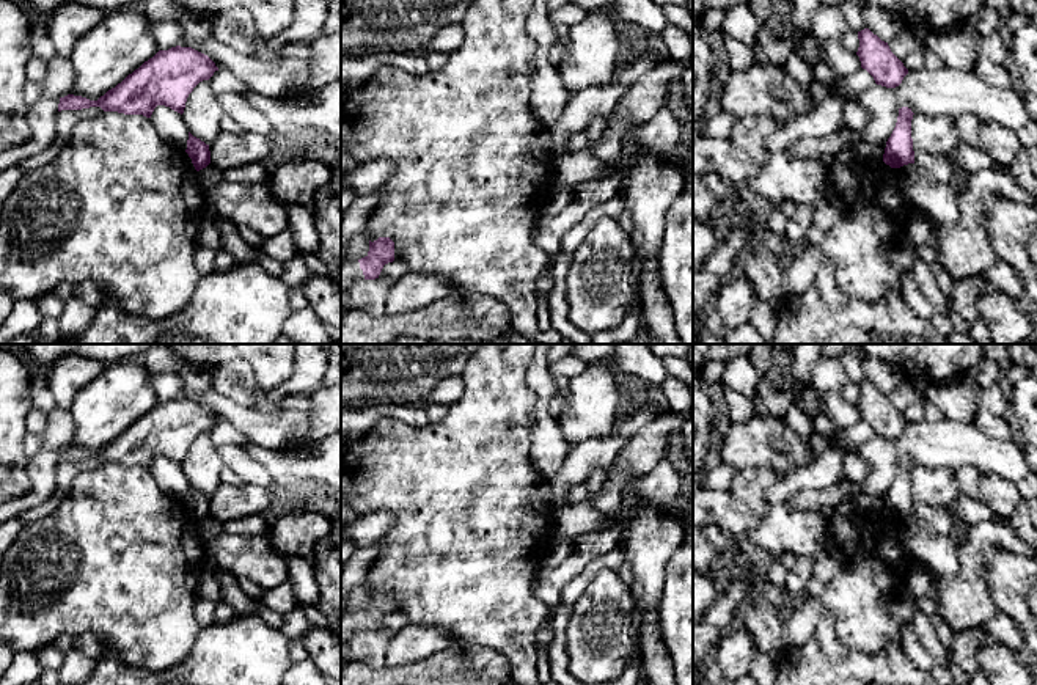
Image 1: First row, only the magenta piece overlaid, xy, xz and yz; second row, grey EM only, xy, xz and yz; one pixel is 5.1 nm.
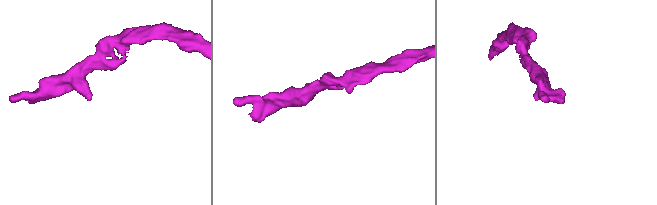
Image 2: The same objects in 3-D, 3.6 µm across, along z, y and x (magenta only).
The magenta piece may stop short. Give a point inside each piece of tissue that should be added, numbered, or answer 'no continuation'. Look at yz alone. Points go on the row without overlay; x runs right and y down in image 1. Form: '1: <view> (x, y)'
no continuation

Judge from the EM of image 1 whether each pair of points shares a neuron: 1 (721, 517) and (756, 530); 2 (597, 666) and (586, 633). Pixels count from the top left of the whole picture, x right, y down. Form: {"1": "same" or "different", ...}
{"1": "same", "2": "same"}

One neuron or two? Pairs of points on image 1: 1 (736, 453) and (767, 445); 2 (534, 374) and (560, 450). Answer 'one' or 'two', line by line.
1: one
2: one

